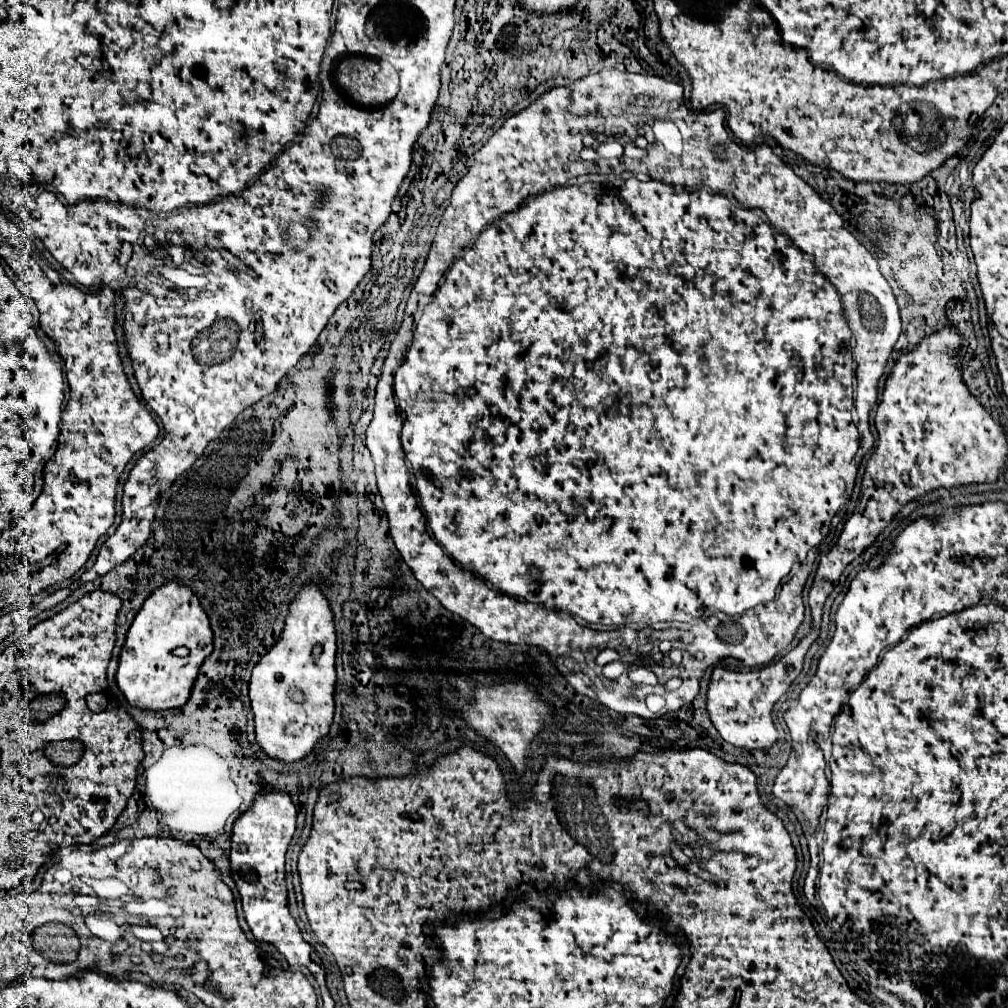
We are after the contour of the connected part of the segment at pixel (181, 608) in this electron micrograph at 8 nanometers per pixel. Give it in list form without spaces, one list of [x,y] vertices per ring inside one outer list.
[[[164,582],[150,594],[128,630],[116,674],[118,686],[136,708],[180,708],[186,704],[198,670],[212,648],[210,620],[198,602],[198,594],[182,582]]]

